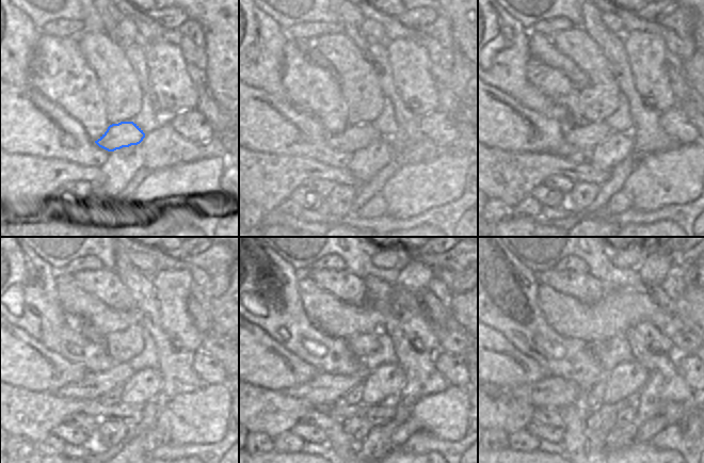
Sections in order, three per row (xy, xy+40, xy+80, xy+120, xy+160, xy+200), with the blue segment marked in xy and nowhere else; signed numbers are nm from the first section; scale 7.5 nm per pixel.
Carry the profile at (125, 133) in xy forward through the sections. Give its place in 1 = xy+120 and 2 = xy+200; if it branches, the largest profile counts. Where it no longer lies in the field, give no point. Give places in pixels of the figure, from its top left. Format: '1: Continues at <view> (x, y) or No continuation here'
1: Continues at xy+120 (94, 384)
2: Continues at xy+200 (550, 392)

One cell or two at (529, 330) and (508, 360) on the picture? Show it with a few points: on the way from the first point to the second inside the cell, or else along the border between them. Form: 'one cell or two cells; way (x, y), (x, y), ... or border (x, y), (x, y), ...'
two cells; border (498, 331), (517, 349), (538, 362)

